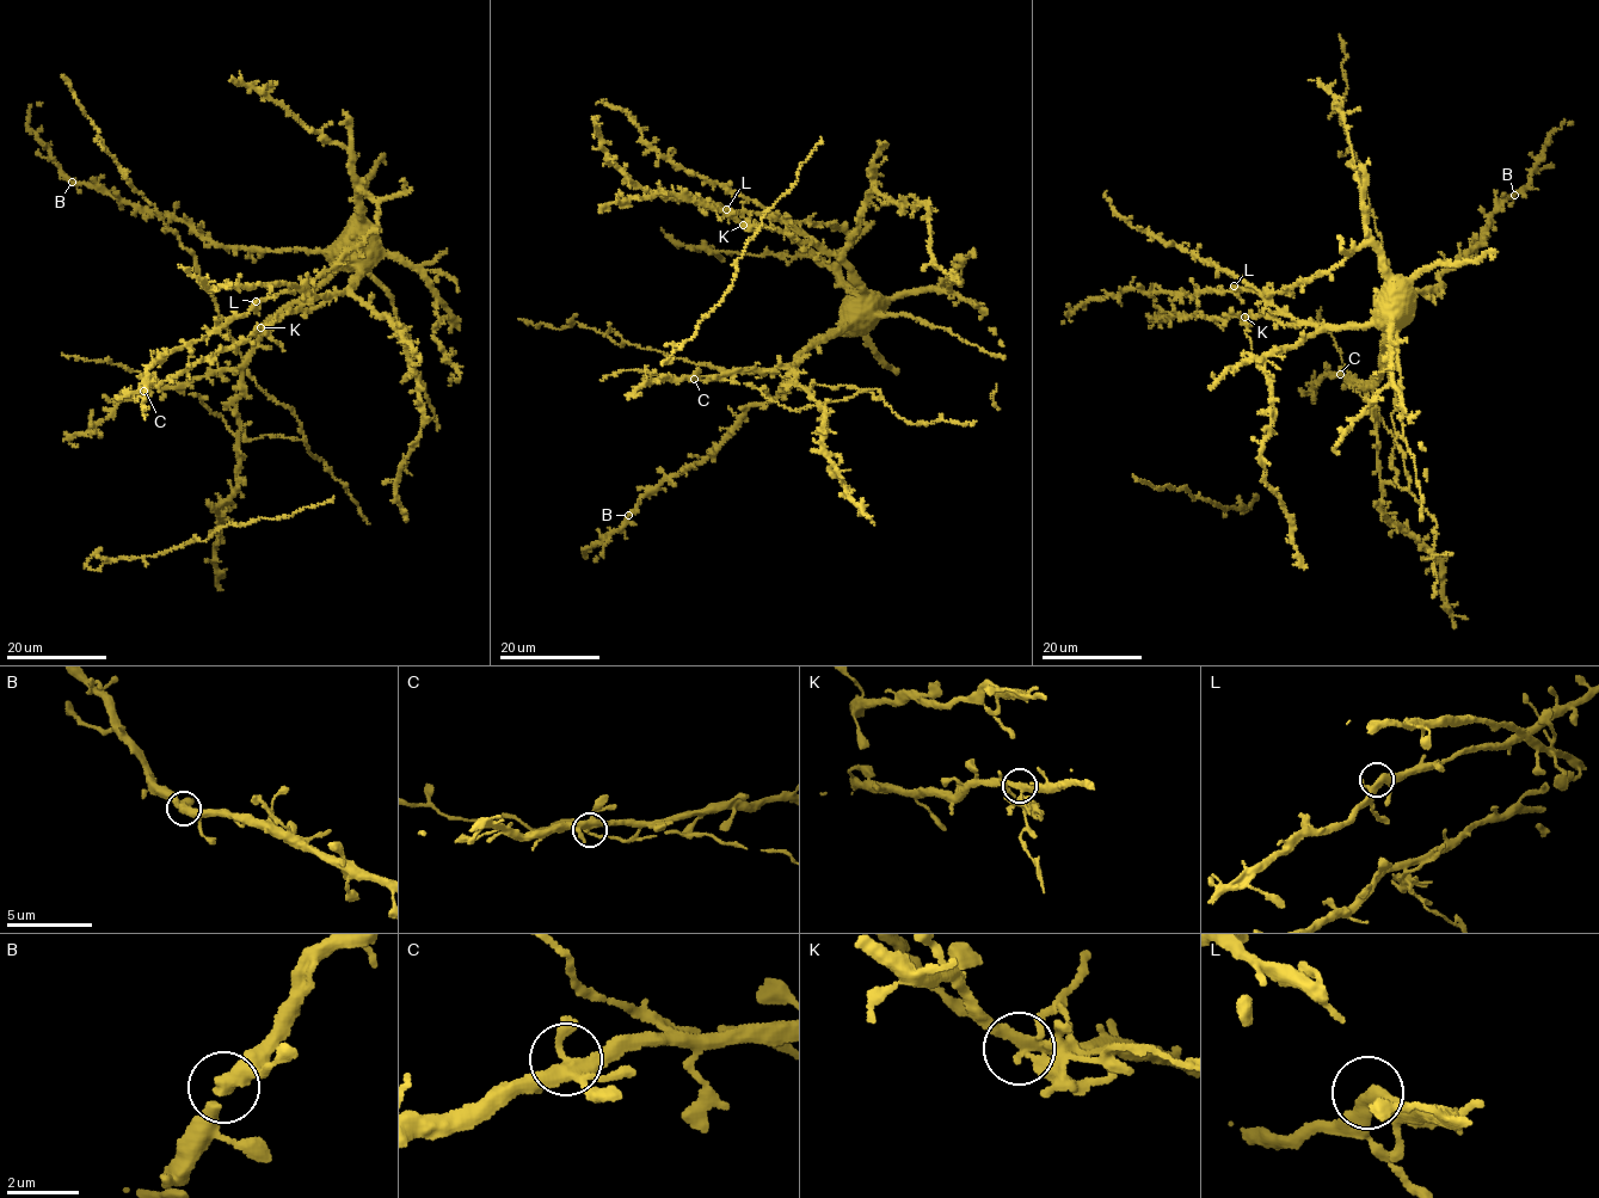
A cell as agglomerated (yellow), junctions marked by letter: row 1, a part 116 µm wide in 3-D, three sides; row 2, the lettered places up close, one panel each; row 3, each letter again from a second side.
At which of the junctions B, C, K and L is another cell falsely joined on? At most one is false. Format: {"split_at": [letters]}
{"split_at": []}

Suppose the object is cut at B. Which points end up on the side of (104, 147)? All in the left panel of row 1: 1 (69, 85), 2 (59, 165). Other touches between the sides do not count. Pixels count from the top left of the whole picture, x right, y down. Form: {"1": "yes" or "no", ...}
{"1": "yes", "2": "no"}

